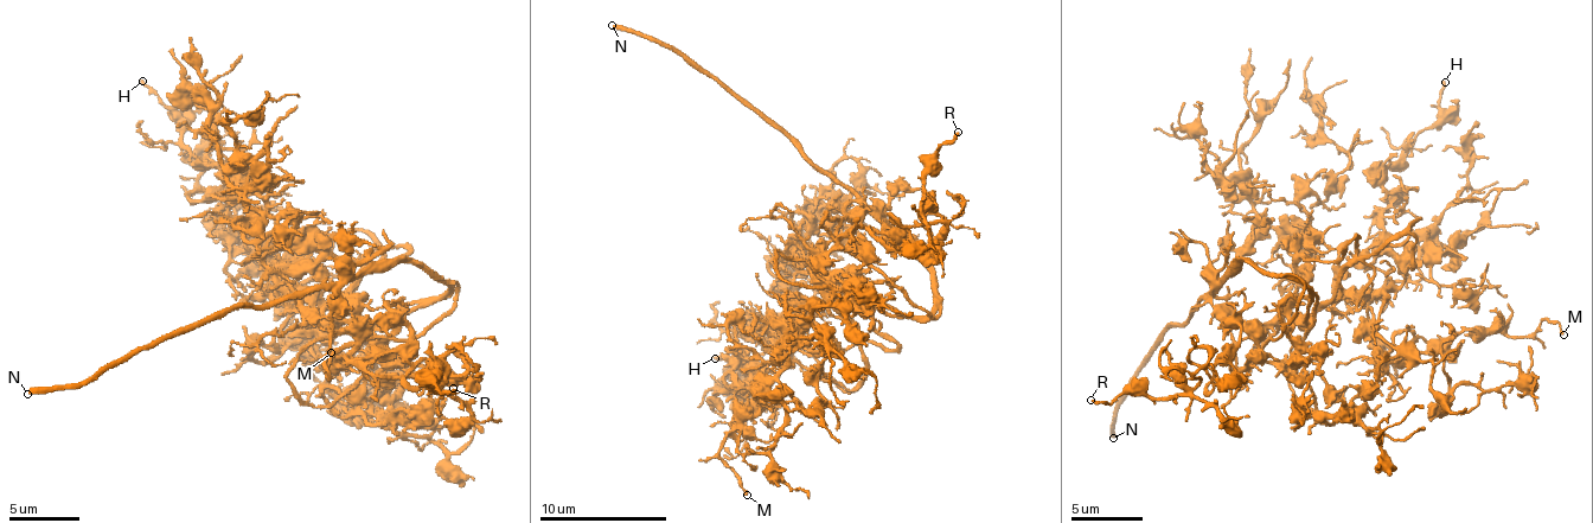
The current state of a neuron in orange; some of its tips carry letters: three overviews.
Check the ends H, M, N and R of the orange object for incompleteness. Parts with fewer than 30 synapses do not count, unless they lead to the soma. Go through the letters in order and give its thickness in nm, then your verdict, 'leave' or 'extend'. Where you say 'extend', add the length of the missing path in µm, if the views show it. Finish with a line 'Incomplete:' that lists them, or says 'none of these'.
H: 170 nm | leave
M: 140 nm | leave
N: 320 nm | extend | 70 µm
R: 200 nm | leave
Incomplete: N

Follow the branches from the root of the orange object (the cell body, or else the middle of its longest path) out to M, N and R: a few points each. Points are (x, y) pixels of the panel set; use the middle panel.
M: (884, 306), (823, 285), (785, 321), (730, 324), (768, 362), (778, 348), (757, 409), (718, 455), (747, 495)
N: (884, 306), (908, 316), (925, 316), (933, 310), (931, 269), (901, 236), (709, 76), (653, 39), (612, 25)
R: (884, 306), (928, 314), (839, 243), (859, 227), (901, 231), (889, 217), (923, 221), (923, 171), (958, 132)

